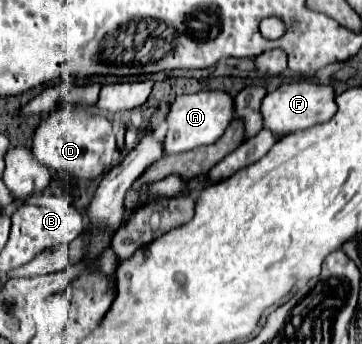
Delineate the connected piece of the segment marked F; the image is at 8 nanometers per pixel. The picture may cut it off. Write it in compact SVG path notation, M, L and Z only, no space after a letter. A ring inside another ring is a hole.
M296 81L296 83L282 83L276 91L268 93L262 101L260 113L262 113L262 127L272 131L274 135L284 137L286 133L304 131L308 127L314 127L318 123L326 123L332 119L336 111L334 103L334 89L330 85L316 85L310 81Z

